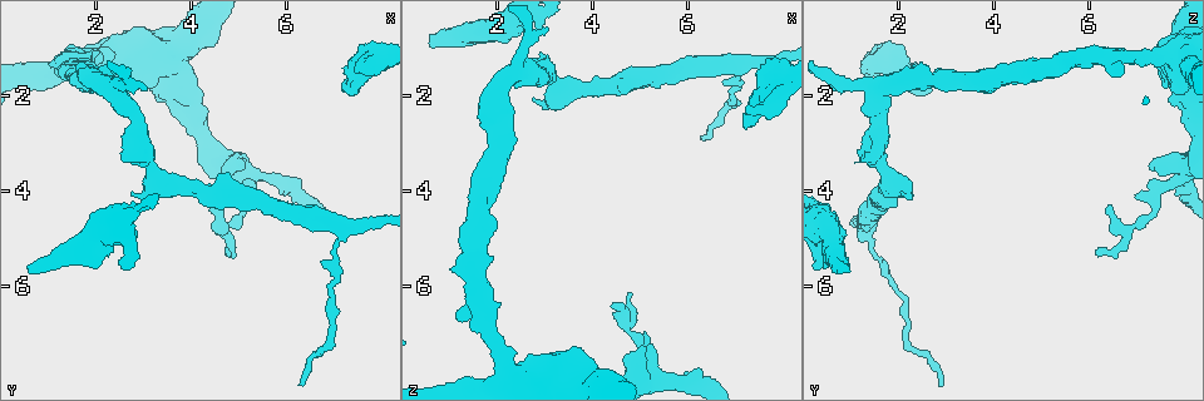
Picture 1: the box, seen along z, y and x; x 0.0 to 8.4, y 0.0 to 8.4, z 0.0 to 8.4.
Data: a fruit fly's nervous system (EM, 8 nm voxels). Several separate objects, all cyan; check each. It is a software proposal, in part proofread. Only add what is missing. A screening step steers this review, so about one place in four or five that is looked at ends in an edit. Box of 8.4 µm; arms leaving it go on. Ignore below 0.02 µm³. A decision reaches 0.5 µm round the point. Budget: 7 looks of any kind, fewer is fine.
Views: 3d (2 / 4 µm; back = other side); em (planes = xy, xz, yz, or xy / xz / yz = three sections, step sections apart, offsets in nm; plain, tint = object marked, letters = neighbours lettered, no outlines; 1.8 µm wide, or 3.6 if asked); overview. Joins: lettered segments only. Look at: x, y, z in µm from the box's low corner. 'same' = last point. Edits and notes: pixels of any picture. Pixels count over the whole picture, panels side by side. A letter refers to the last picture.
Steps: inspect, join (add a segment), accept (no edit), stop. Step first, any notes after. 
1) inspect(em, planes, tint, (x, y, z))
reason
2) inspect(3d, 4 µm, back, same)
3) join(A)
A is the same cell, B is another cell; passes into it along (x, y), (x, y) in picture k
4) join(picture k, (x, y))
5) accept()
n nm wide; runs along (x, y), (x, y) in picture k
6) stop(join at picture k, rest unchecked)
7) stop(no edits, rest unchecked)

inspect(em, xy, step 16, tint, (7.20, 1.70, 2.65))
free end

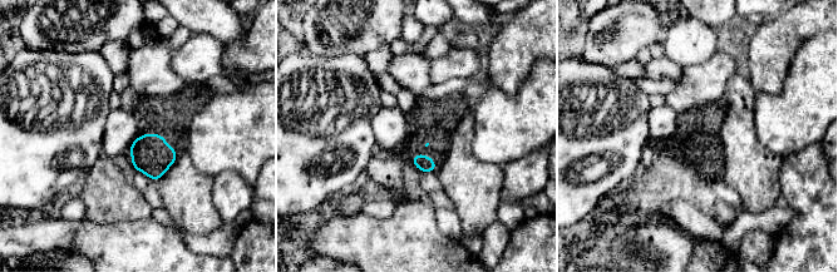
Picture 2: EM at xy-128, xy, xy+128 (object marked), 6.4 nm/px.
inspect(em, planes, letters, same)

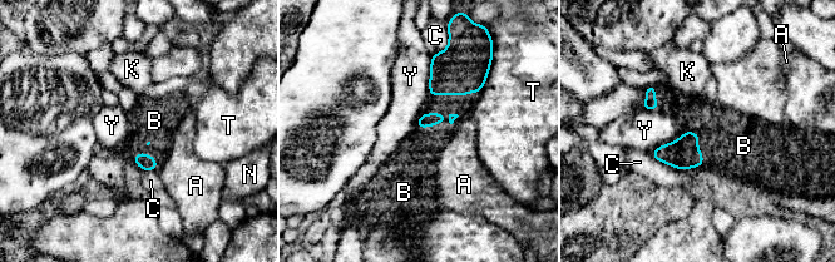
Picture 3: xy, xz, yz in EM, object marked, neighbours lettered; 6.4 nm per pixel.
join(picture 3, (415, 159))
Y touches over 240 nm; B is the same cell, A, C, K, N, T and Y are other cells; passes into it along (425, 120), (431, 124), (415, 159) in picture 3; the neuron continues

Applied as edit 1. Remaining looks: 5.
inspect(overview)
redraw

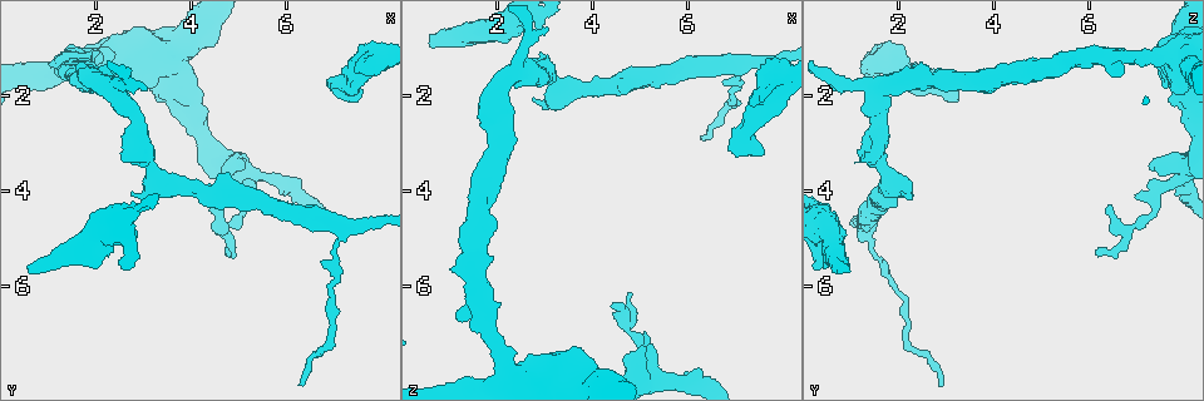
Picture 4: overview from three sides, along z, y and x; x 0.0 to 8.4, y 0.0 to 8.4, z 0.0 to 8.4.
inspect(em, xy, step 16, tint, (4.50, 4.25, 6.40))
branch stops here

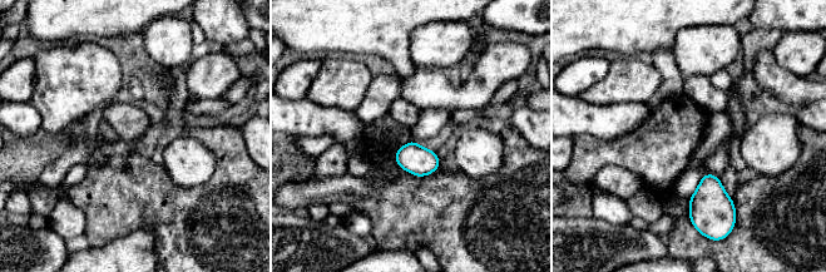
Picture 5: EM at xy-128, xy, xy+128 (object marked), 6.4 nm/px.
inspect(em, xz, step 8, letters, same)

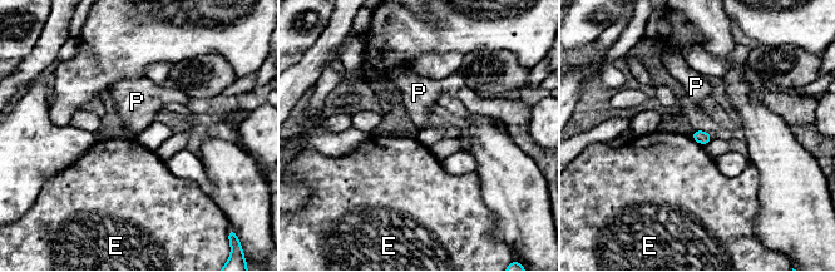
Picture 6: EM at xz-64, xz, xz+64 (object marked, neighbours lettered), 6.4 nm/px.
accept()
90 nm wide; E and P are other cells; border along (688, 136), (702, 146) in picture 6; none of them fits

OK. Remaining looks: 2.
inspect(em, planes, letters, (0.65, 5.65, 1.05))
thick end

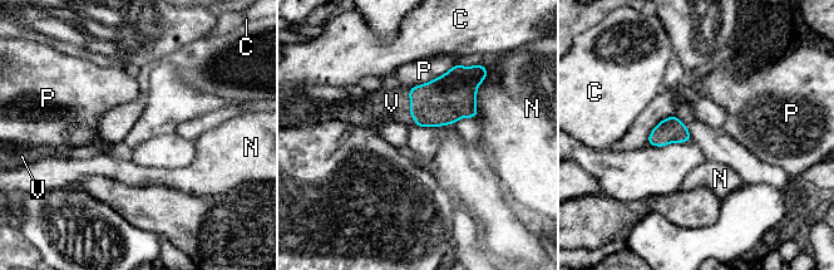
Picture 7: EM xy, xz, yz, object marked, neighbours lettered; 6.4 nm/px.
join(picture 7, (391, 103))
P touches over 360 nm; V is the same cell, C, N and P are other cells; the neuron continues

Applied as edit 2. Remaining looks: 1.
stop(join at picture 3, join at picture 7, rest unchecked)

